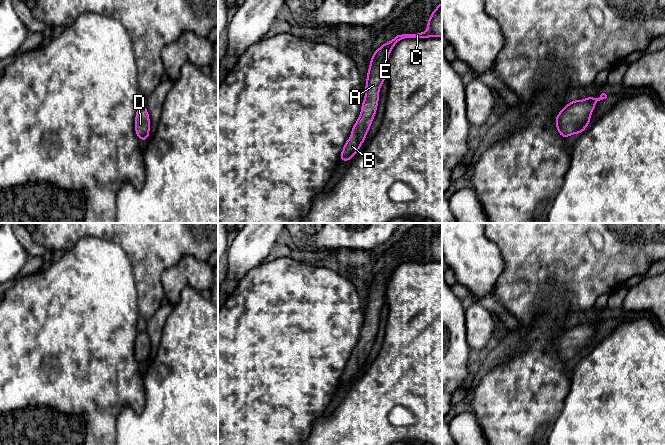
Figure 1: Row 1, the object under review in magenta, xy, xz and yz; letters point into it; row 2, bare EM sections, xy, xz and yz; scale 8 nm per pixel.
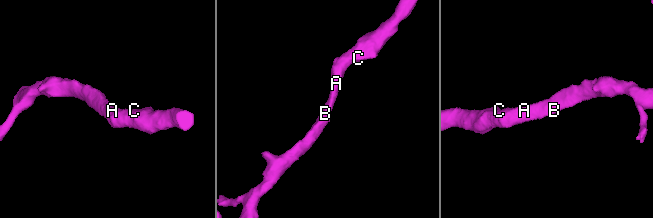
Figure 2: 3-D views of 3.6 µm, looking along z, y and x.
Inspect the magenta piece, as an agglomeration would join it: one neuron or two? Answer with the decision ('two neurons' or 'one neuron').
one neuron

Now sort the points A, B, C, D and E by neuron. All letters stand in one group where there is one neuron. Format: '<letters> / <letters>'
A B C D E

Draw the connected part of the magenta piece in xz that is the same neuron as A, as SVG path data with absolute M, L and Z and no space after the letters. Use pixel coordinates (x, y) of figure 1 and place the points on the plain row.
M442 226L430 238L426 248L427 256L394 258L394 263L385 266L372 277L369 293L366 299L365 321L361 329L358 344L351 353L351 361L346 364L341 375L339 385L351 385L354 379L360 375L371 348L374 344L379 327L379 315L386 304L386 289L390 277L397 266L404 263L427 263L430 261L442 261Z

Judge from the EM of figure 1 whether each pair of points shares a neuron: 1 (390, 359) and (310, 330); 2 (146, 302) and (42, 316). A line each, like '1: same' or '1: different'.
1: different
2: different

